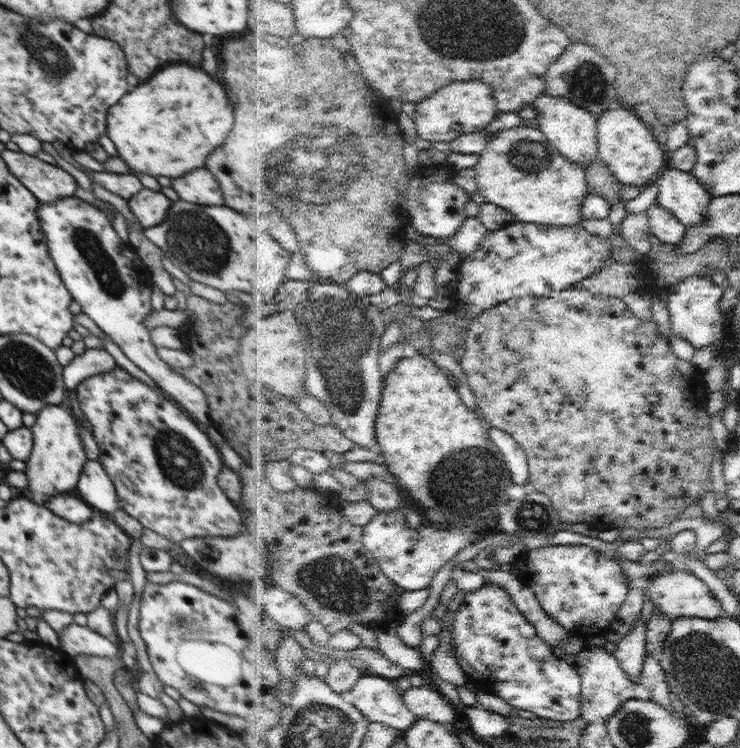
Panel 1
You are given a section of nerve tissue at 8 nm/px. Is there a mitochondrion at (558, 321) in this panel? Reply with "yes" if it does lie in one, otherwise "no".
no

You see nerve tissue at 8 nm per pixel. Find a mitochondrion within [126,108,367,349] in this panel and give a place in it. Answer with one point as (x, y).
(315, 183)

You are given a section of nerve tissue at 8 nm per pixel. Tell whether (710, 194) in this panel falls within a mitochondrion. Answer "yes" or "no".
no

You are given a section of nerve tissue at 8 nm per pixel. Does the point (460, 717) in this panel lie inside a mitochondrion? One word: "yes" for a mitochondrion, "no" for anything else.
no

